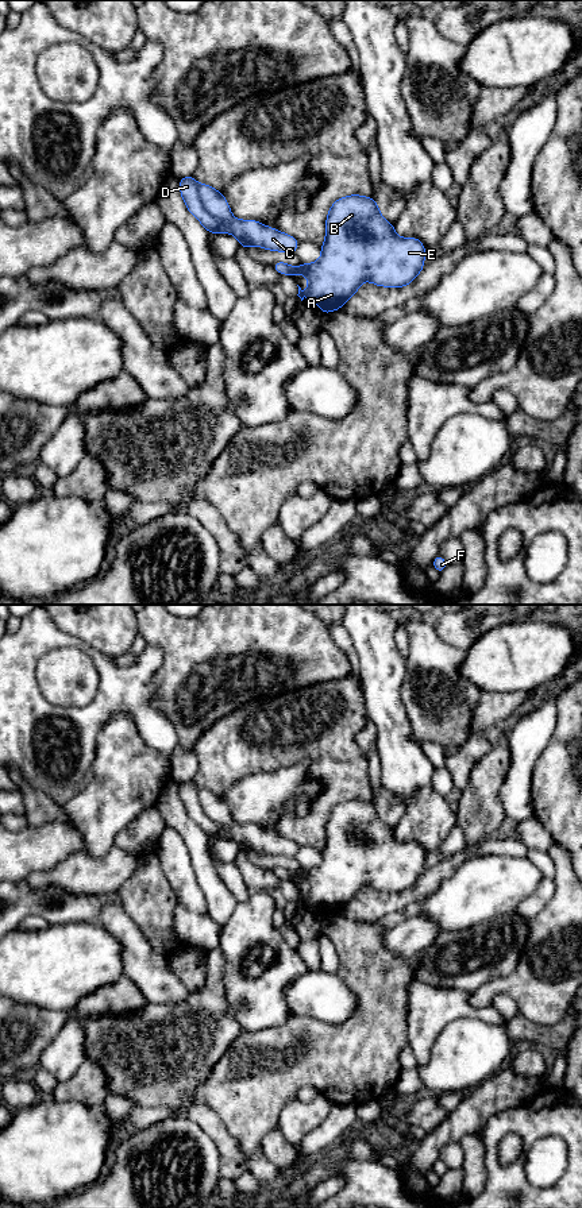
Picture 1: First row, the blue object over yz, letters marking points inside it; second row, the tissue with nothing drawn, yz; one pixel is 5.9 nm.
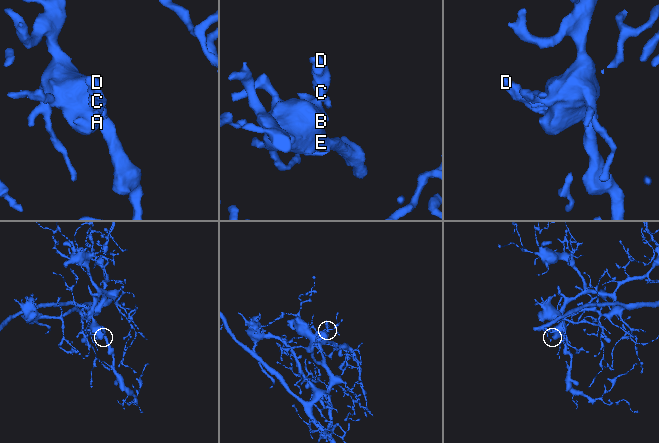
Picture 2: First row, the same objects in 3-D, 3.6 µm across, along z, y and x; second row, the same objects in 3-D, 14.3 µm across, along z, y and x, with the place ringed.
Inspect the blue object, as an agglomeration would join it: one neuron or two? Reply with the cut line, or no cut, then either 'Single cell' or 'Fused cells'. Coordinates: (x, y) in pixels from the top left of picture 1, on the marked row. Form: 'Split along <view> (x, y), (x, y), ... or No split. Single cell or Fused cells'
Split along yz (199, 185), (200, 201), (220, 223), (220, 232). Fused cells

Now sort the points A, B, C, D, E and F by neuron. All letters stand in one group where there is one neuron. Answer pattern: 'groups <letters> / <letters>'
groups A B D E F / C

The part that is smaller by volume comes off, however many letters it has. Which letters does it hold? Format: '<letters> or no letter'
C

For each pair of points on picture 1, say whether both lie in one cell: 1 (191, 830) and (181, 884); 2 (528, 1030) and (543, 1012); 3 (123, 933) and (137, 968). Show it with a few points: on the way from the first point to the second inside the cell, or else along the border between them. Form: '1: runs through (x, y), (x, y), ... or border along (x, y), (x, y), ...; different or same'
1: border along (166, 825), (182, 840), (197, 879); different
2: border along (519, 1012), (542, 1025), (555, 1025), (566, 1014); different
3: runs through (131, 941), (135, 946), (137, 960); same

